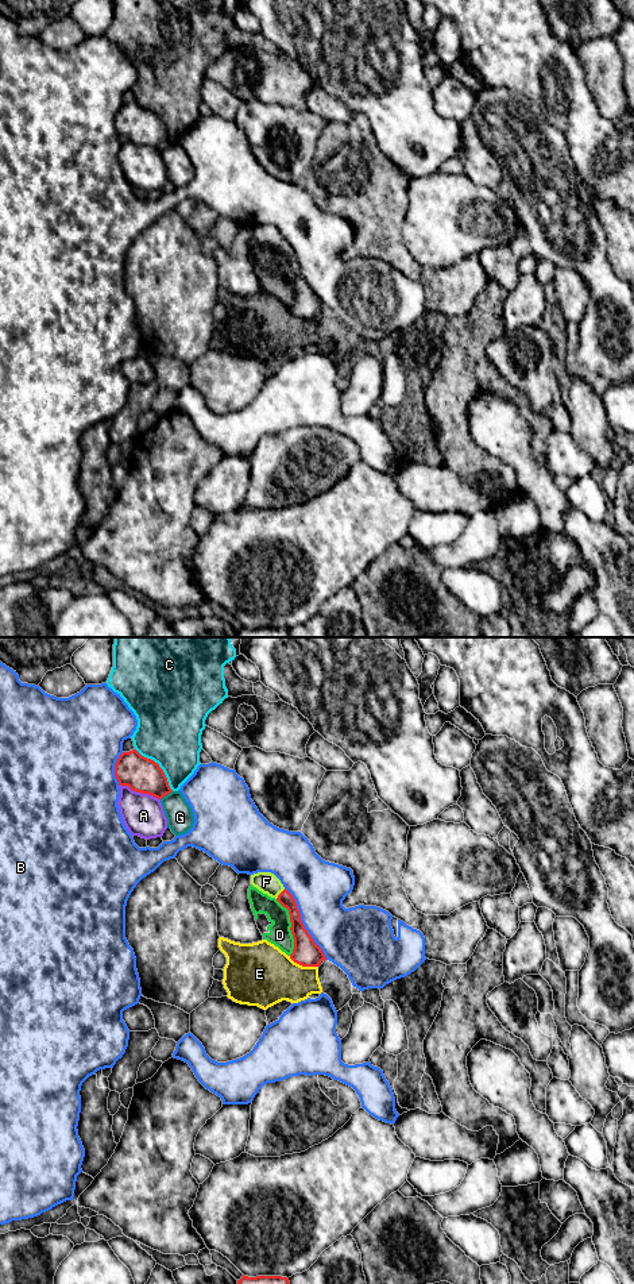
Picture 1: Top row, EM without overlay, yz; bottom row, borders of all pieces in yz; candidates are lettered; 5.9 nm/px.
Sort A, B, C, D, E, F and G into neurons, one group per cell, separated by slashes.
A / B / C / D / E / F / G

